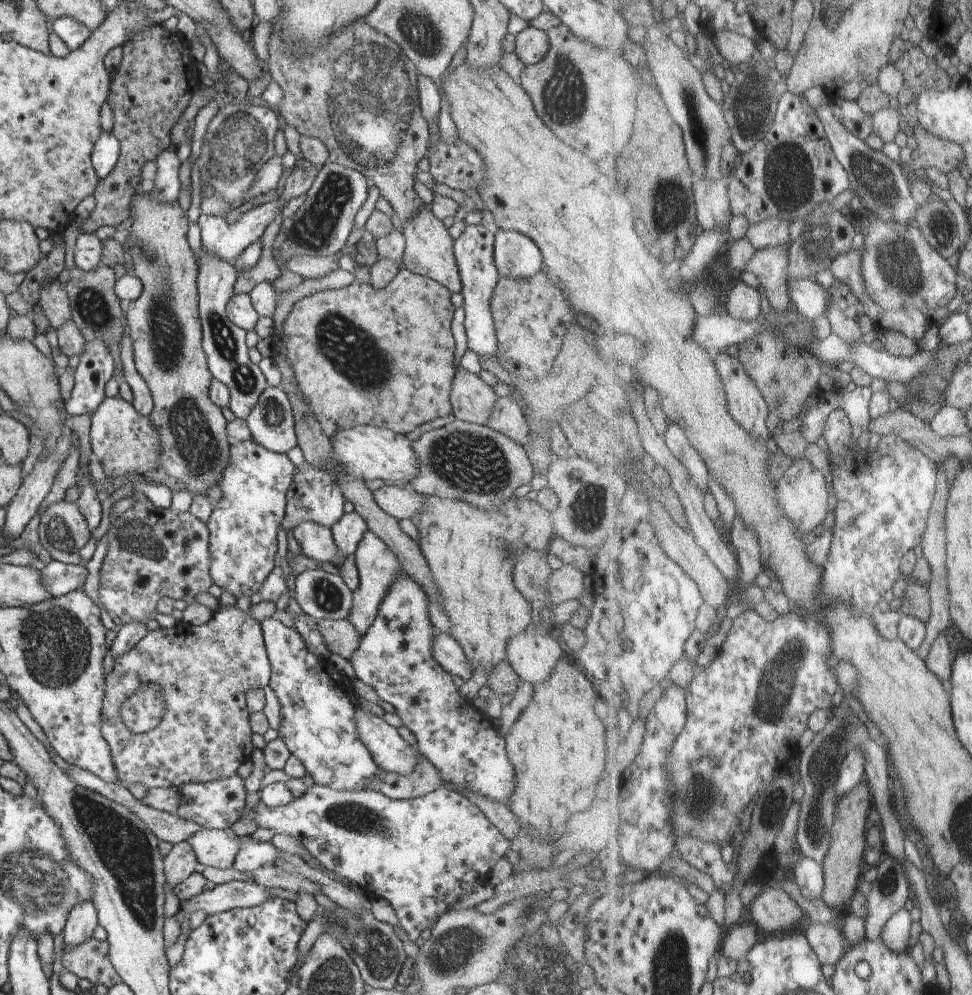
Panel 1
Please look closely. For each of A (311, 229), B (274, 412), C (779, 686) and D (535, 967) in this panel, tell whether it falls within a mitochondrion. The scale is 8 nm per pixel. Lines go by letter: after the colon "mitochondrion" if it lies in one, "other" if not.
A: mitochondrion
B: mitochondrion
C: mitochondrion
D: mitochondrion

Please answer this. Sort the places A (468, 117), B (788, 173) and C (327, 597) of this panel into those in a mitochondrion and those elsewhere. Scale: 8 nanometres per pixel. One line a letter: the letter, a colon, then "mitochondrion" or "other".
A: other
B: mitochondrion
C: mitochondrion

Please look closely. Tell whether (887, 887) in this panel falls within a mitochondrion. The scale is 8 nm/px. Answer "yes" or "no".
yes

